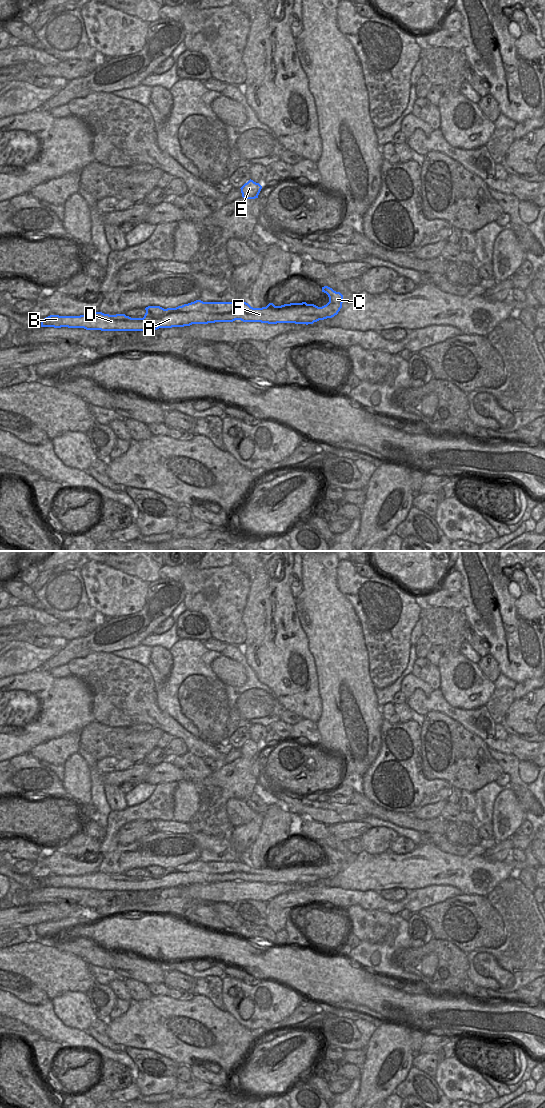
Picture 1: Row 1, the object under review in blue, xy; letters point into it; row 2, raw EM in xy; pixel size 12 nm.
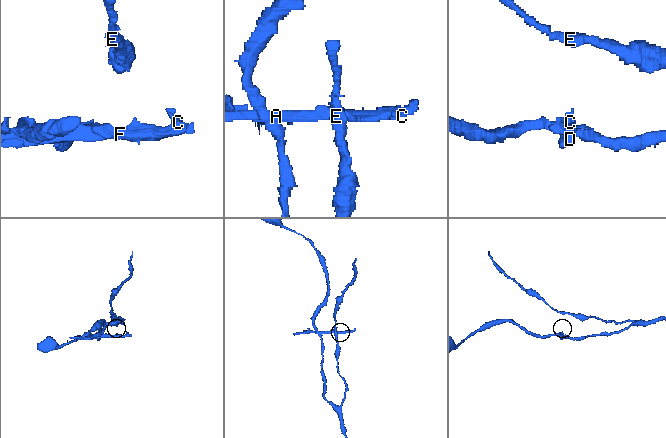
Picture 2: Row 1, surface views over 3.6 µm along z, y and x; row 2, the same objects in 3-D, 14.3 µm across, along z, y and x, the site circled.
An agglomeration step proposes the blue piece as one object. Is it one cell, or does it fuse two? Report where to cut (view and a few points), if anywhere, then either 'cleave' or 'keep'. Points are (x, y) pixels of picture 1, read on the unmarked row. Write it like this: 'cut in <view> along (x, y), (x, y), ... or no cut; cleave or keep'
cut in xy along (166, 869), (157, 877), (143, 877); cleave

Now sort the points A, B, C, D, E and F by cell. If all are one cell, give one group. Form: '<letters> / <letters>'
A B C D F / E

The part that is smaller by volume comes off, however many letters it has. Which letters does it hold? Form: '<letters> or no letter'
A, B, C, D, F

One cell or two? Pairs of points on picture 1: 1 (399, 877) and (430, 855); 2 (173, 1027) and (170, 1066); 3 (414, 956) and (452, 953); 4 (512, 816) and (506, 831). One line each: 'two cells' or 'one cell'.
1: one cell
2: two cells
3: one cell
4: one cell

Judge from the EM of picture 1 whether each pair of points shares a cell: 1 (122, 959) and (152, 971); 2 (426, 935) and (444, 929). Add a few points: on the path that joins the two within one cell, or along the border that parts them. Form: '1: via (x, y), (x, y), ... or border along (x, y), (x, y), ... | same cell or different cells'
1: via (129, 964), (145, 970) | same cell
2: border along (419, 913), (430, 928), (433, 937) | different cells

